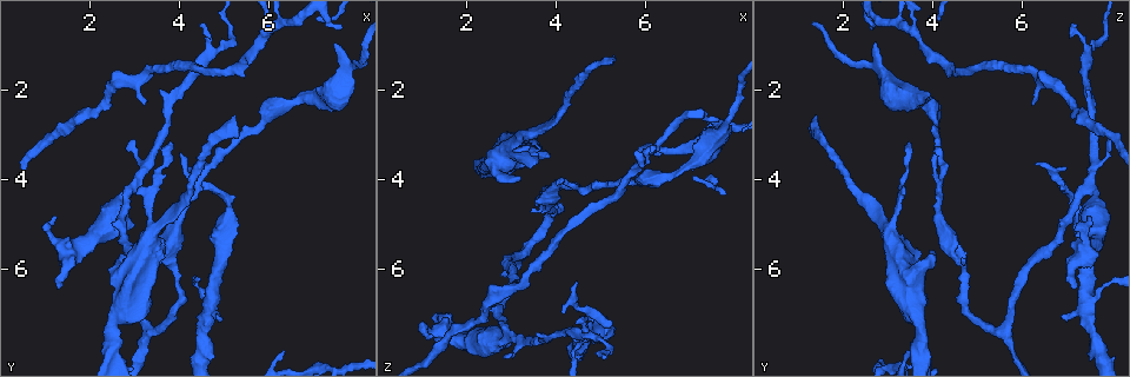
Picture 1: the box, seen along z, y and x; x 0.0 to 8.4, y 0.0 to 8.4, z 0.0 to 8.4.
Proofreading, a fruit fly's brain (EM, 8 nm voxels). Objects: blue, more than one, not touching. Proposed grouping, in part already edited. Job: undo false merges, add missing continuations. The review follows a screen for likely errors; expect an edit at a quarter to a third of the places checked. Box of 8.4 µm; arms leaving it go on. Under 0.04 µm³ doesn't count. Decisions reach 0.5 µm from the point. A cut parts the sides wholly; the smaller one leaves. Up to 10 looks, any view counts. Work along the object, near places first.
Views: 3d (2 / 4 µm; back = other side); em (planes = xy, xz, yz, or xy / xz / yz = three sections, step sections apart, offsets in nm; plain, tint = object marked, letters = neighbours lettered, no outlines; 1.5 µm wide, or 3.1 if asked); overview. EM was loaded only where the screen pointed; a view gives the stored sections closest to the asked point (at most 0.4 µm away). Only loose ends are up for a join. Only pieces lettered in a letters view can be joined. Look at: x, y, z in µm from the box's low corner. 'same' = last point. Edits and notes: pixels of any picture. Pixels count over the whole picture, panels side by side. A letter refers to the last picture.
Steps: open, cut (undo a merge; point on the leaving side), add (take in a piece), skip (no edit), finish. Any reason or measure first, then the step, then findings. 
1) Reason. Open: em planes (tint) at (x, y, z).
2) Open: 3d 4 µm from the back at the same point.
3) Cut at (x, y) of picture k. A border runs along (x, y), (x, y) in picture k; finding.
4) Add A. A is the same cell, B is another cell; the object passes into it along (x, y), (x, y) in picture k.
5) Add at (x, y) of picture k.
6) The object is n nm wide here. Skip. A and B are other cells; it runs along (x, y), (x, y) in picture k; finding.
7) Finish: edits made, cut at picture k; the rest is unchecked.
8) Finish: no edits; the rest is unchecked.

Four-way junction. Open: em planes (letters) at (5.90, 0.70, 3.55).

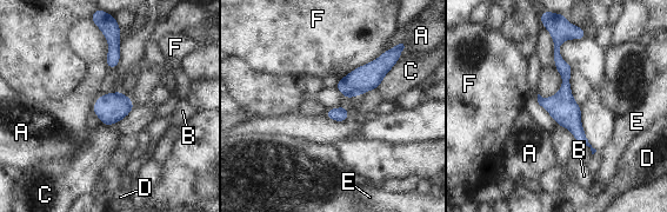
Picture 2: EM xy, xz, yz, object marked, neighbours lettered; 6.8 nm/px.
Skip. A, B, C, D, E and F are other cells; a border runs along (398, 61), (377, 88) in picture 2; continuous, no second cell.

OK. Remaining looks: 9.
Abrupt turn. Open: 3d 2 µm at (5.05, 1.10, 7.55).

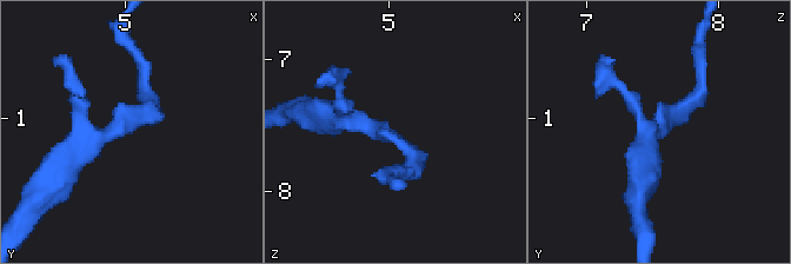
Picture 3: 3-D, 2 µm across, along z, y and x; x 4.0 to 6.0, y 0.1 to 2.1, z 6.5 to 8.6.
Open: em planes (tint) at (5.06, 1.04, 7.60).

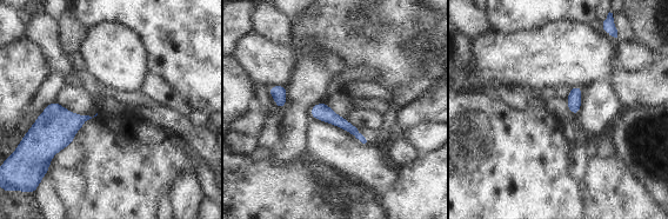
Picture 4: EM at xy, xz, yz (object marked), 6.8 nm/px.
See the neighbours. Open: em planes (letters) at the same point.

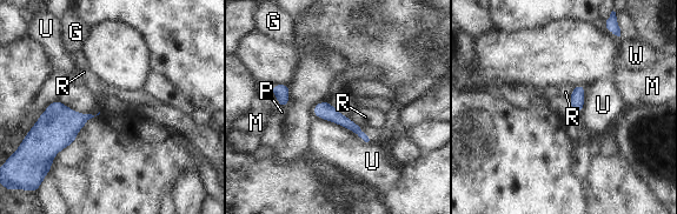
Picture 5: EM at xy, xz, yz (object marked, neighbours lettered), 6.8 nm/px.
Skip. G, M, P, R, U and W are other cells; it runs along (316, 108), (329, 112), (359, 132) in picture 5; continuous, no second cell.

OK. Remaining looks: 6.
Thick end. Open: em xy step 8 (letters) at (1.30, 6.40, 7.20).

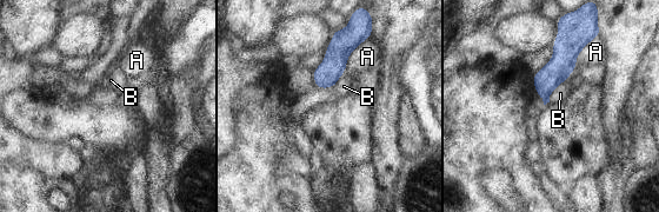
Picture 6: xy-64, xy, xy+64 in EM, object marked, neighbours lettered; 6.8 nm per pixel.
Skip. A and B are other cells; a border runs along (567, 77), (554, 88), (548, 101) in picture 6; no lettered piece goes on from it.

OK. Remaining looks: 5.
Thick turns thin. Open: 3d 2 µm at (3.35, 5.25, 3.10).

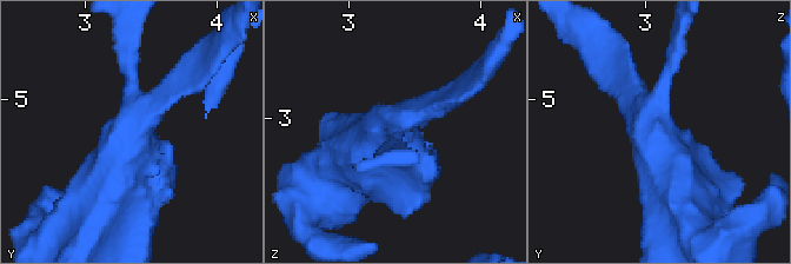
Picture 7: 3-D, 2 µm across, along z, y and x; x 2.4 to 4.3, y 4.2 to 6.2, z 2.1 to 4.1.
Open: em yz step 4 (tint) at (3.38, 5.22, 3.06).

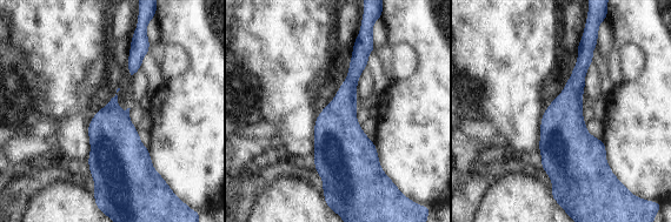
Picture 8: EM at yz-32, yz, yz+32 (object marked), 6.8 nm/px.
Another direction. Open: em planes (letters) at the same point.

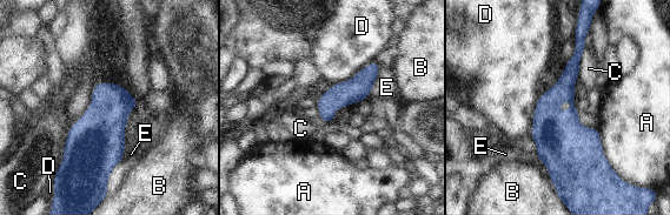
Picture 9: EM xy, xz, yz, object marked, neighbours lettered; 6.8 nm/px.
The longest contact is with C, 380 nm. Skip. A, B, C, D and E are other cells; one cell here.

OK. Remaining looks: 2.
Finish: no edits; the rest is unchecked.

